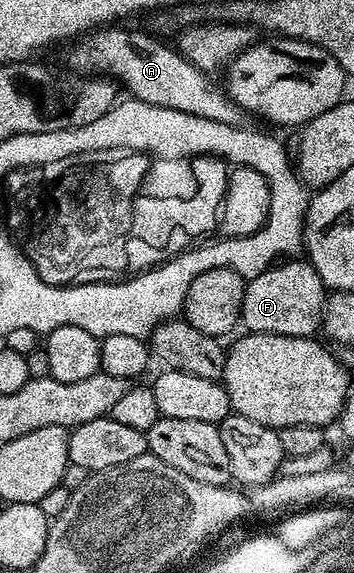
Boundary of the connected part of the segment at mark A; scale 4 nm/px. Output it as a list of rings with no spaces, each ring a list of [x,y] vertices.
[[[105,26],[78,39],[72,45],[73,53],[69,56],[70,62],[78,68],[74,69],[81,74],[108,74],[116,78],[123,88],[125,83],[129,91],[126,93],[134,100],[158,104],[161,108],[174,108],[183,114],[223,122],[233,128],[242,127],[246,123],[245,109],[232,100],[218,81],[218,85],[213,81],[214,77],[210,73],[195,67],[176,47],[169,45],[168,48],[141,32],[128,32],[121,27],[125,26]]]

